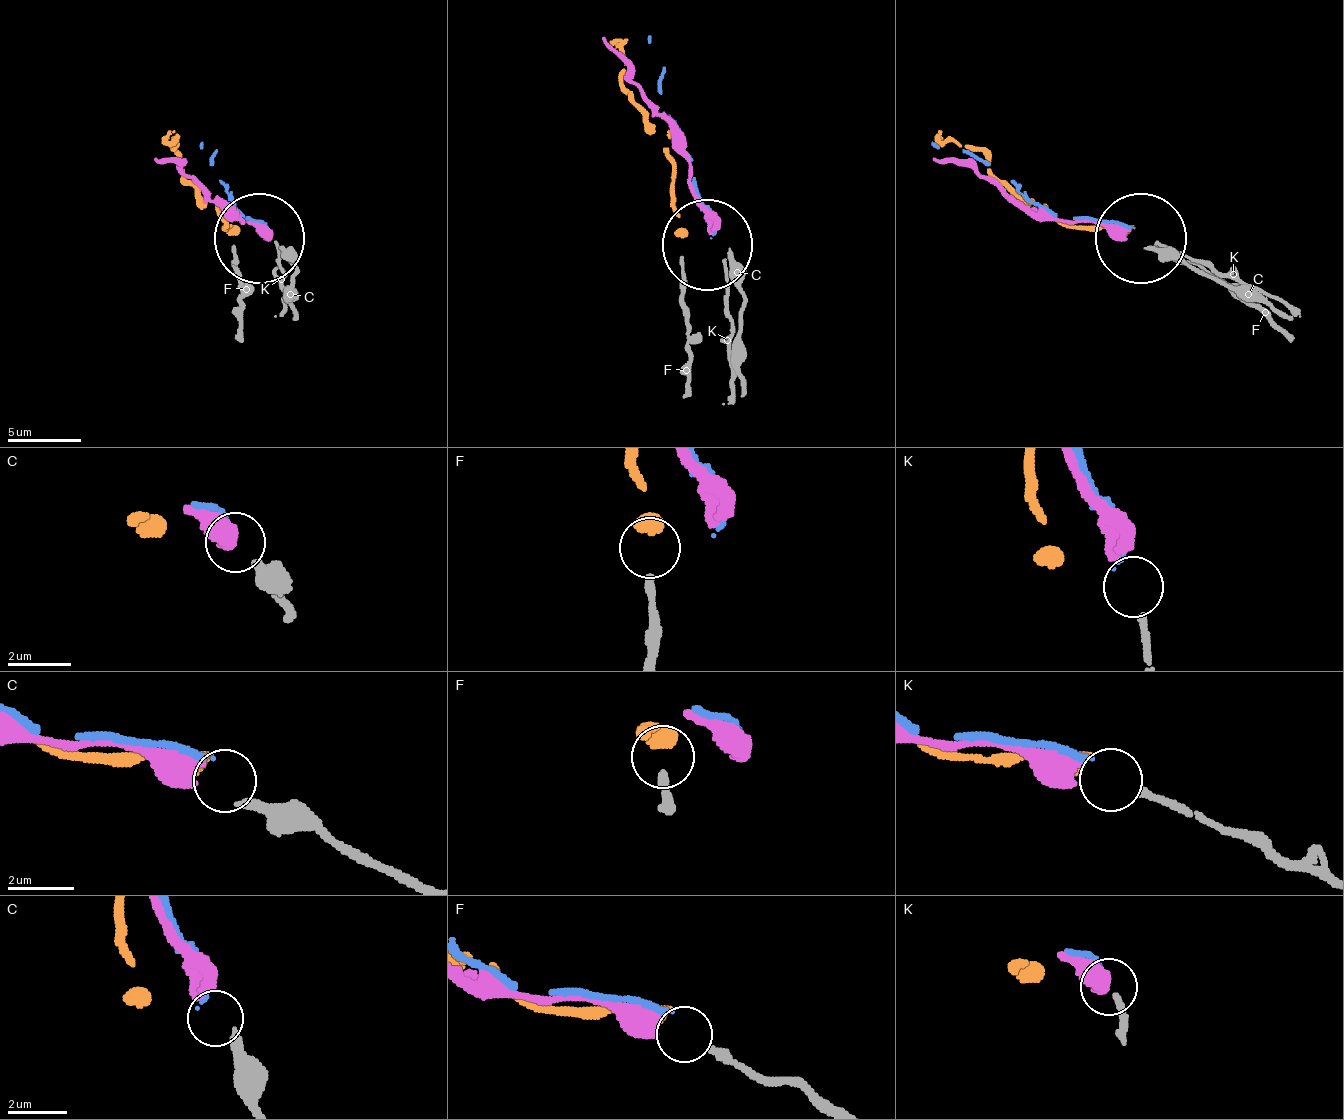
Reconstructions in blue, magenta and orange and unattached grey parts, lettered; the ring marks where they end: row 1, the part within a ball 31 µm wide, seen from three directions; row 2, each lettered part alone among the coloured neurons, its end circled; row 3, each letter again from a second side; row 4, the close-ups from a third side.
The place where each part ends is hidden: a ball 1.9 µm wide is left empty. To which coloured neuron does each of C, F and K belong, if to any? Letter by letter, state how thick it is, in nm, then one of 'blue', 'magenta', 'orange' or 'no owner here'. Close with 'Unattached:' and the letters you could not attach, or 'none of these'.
C: 280 nm | magenta
F: 280 nm | orange
K: 220 nm | blue
Unattached: none of these

